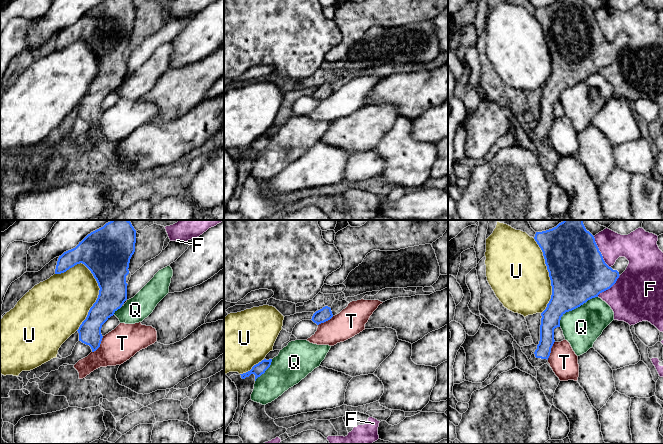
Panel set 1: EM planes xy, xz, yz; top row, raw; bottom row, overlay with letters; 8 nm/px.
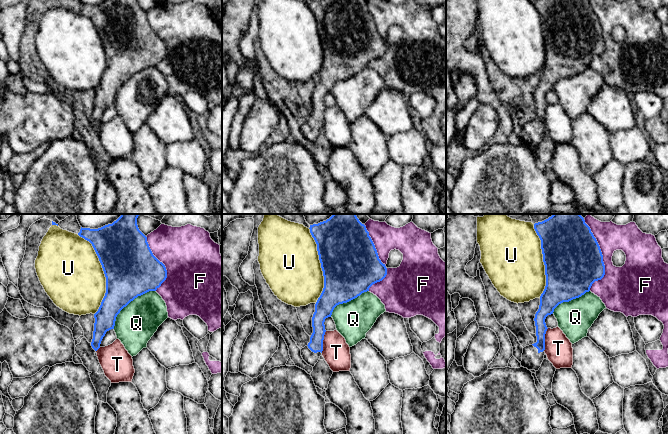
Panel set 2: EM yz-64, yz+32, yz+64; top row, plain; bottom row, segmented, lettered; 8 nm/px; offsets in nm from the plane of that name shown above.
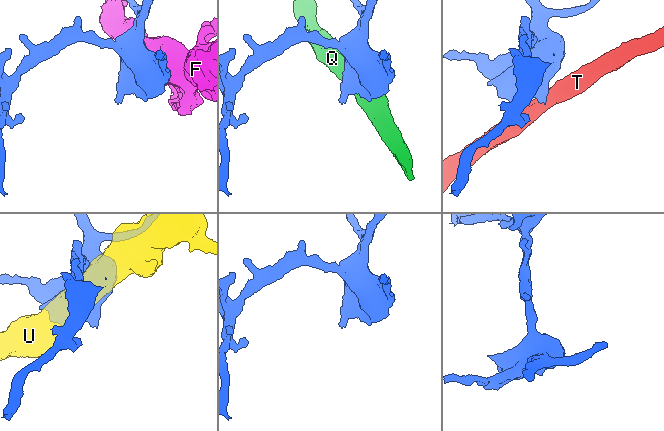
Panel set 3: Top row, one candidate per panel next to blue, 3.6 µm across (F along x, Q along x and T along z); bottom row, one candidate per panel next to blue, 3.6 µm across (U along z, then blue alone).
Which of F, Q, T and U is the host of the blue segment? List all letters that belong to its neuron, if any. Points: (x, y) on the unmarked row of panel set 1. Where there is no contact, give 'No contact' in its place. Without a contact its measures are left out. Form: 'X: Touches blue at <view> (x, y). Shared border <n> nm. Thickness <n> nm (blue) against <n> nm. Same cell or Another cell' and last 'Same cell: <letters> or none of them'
F: Touches blue at yz (600, 28). Shared border 300 nm. Thickness 460 nm (blue) against 220 nm. Another cell
Q: Touches blue at yz (574, 84). Shared border 400 nm. Thickness 420 nm (blue) against 320 nm. Another cell
T: Touches blue at xy (99, 121). Shared border 160 nm. Thickness 180 nm (blue) against 260 nm. Another cell
U: Touches blue at xy (98, 72). Shared border 550 nm. Thickness 300 nm (blue) against 400 nm. Another cell
Same cell: none of them

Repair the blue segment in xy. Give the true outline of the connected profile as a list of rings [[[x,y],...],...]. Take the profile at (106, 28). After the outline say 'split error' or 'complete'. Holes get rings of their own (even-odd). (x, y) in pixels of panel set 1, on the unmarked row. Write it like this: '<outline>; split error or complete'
[[[105,0],[88,10],[79,20],[59,32],[55,50],[61,50],[77,40],[84,40],[93,50],[100,64],[96,78],[90,84],[86,95],[79,105],[79,117],[89,121],[92,128],[101,120],[102,101],[122,83],[127,76],[126,52],[129,50],[129,39],[135,28],[136,6],[132,0]]]; complete

